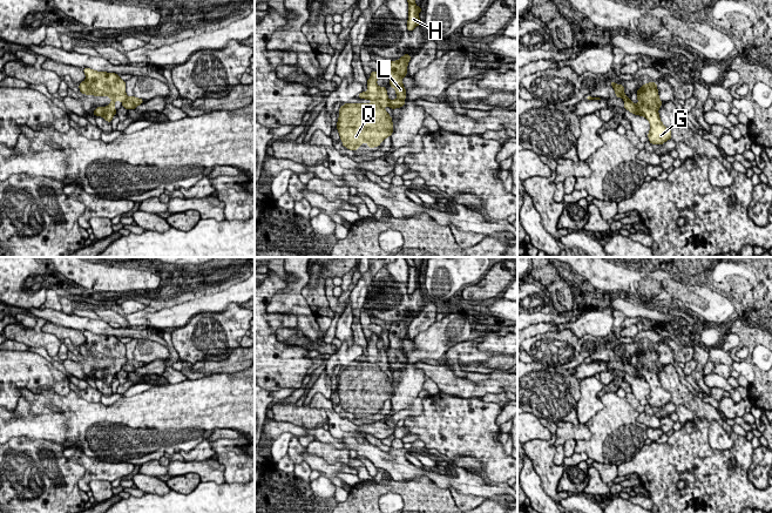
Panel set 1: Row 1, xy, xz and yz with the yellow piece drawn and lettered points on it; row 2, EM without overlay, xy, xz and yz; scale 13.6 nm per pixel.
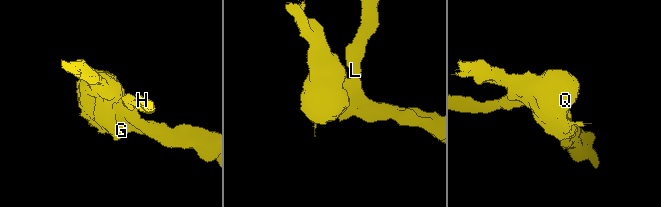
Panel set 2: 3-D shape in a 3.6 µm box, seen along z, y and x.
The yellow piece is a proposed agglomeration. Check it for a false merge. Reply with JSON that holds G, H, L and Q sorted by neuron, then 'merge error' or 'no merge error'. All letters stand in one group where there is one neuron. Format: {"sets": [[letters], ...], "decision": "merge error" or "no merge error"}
{"sets": [["G", "Q"], ["H", "L"]], "decision": "merge error"}

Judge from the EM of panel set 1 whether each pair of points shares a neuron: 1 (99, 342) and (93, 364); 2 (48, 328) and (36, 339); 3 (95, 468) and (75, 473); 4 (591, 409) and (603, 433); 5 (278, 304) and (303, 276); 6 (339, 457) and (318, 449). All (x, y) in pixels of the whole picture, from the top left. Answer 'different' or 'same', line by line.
1: same
2: different
3: different
4: different
5: same
6: same

